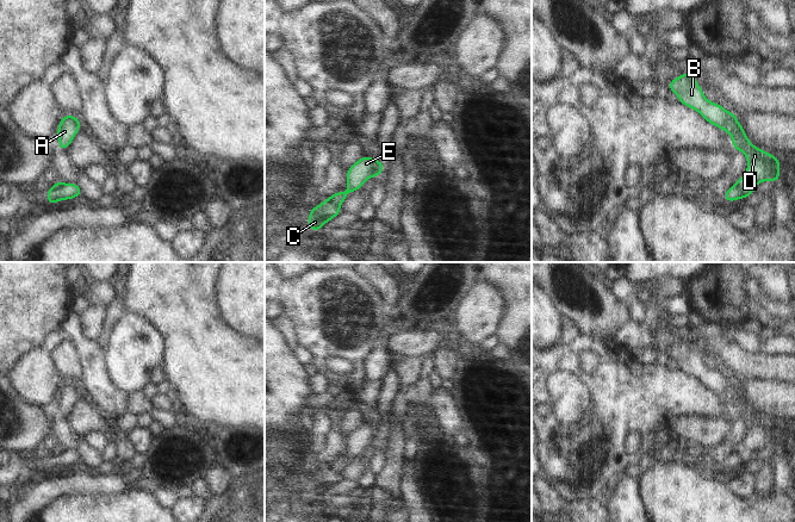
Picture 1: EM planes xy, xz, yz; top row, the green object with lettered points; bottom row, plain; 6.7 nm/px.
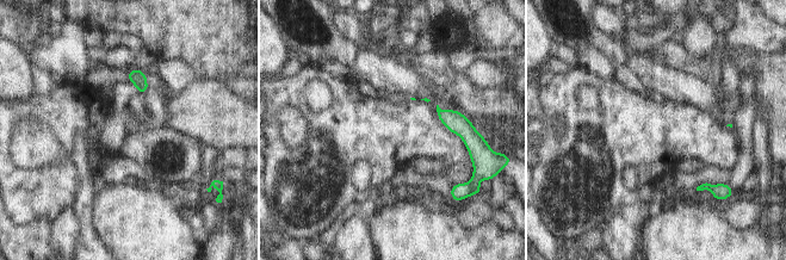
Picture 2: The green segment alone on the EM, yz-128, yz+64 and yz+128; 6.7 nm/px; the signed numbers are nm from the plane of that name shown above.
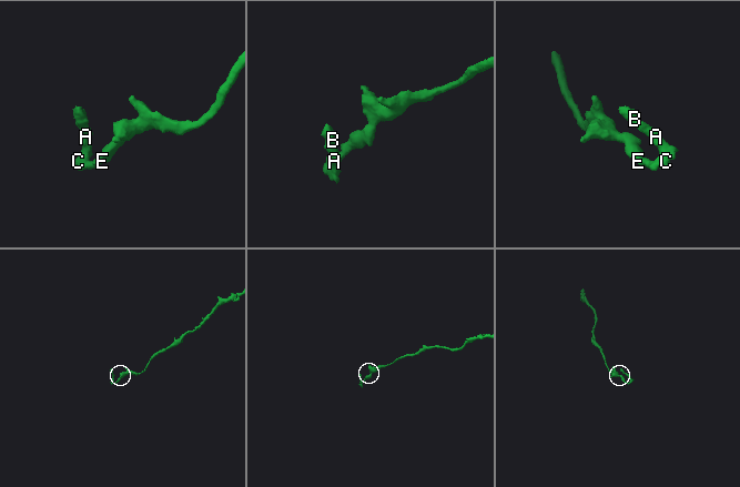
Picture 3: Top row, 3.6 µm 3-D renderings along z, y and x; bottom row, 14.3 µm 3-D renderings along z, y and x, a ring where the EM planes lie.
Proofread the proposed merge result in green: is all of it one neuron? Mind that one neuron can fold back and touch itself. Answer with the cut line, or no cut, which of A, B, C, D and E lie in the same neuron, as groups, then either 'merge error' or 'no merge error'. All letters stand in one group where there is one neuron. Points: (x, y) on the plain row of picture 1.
yz (736, 449), (743, 464) | A B C D / E | merge error

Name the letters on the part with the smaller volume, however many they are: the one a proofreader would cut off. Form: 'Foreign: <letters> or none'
Foreign: A, B, C, D

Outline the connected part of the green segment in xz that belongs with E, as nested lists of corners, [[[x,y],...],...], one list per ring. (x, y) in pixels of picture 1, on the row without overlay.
[[[362,423],[359,428],[350,433],[346,443],[348,453],[344,459],[335,459],[328,467],[334,473],[340,473],[347,465],[348,459],[355,459],[362,454],[369,445],[378,443],[384,437],[384,429],[374,427],[369,423]]]

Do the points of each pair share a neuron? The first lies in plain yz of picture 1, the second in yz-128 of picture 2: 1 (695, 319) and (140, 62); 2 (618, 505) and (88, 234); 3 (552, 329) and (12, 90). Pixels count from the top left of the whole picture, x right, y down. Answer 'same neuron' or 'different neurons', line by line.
1: same neuron
2: same neuron
3: same neuron

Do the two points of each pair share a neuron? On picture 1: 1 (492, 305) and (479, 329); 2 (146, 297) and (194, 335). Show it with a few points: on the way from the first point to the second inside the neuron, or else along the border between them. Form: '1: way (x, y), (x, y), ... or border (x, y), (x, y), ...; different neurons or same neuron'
1: way (486, 311), (479, 318), (479, 323); same neuron
2: way (157, 298), (182, 323); same neuron

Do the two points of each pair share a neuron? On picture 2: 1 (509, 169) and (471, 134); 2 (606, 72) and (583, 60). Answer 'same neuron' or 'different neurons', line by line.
1: same neuron
2: same neuron

